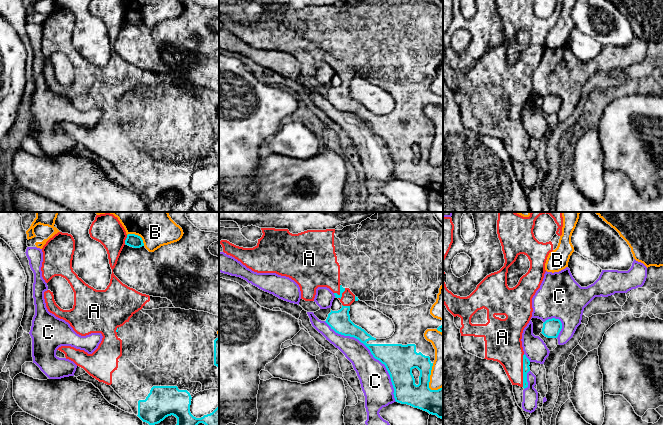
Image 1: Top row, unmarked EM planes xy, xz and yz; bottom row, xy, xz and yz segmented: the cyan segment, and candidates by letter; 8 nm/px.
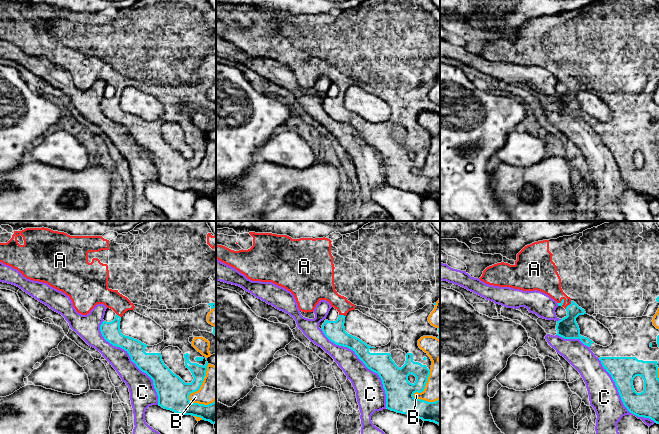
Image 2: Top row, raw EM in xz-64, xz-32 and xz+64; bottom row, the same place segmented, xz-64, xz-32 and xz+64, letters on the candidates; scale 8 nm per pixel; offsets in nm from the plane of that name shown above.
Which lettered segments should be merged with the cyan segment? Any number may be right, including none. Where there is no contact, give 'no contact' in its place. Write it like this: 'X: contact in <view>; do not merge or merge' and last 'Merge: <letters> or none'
A: contact in yz; merge
B: contact in xy; do not merge
C: contact in xz; do not merge
Merge: A

